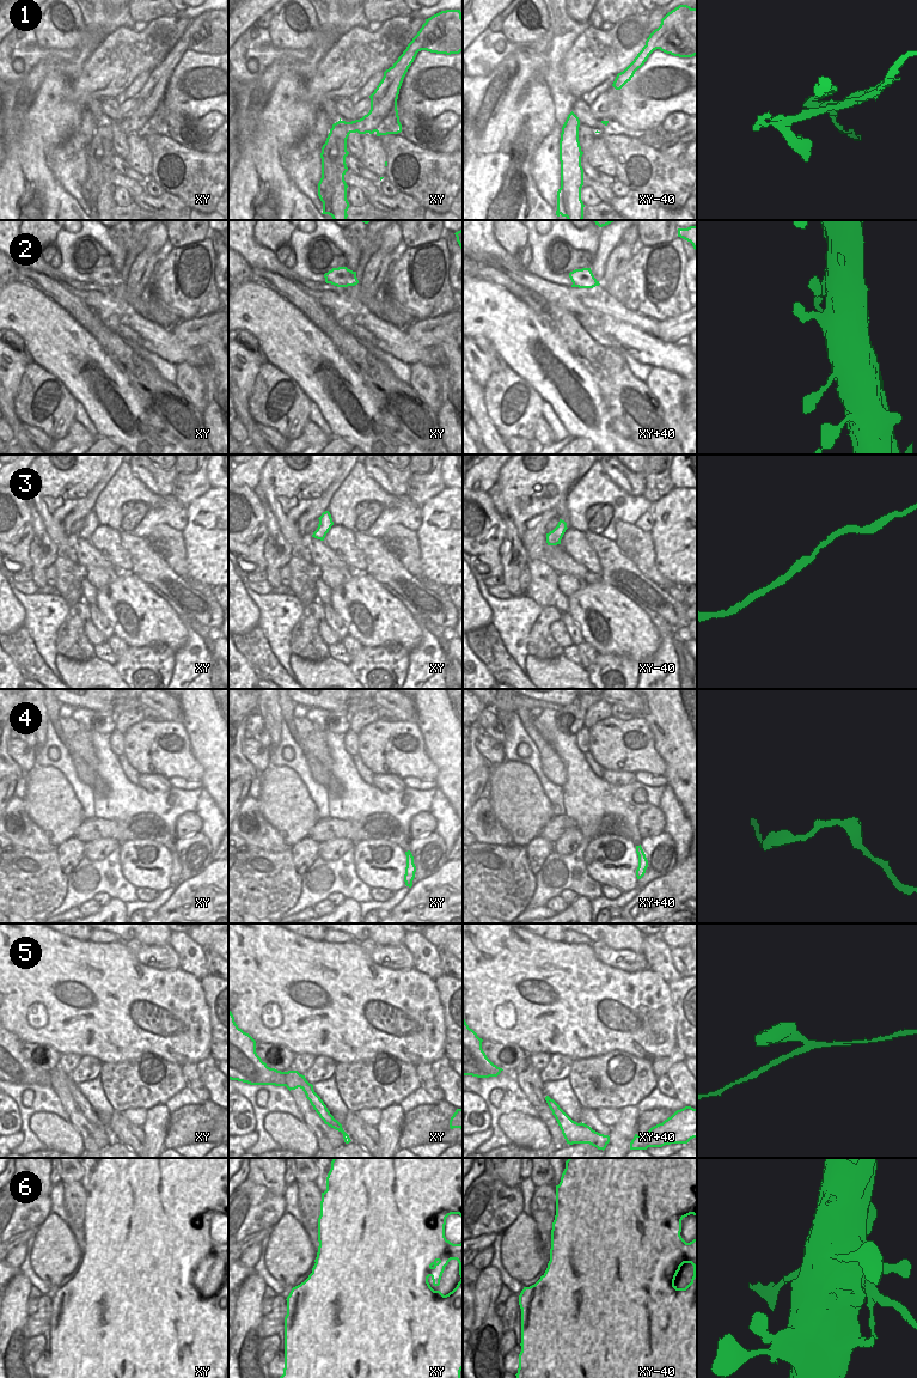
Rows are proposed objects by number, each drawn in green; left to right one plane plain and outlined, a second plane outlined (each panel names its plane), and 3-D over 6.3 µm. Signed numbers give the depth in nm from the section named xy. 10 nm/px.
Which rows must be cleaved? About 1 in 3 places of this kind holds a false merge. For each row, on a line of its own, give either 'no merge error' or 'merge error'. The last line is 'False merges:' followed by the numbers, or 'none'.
1: merge error
2: no merge error
3: no merge error
4: no merge error
5: no merge error
6: merge error
False merges: 1, 6

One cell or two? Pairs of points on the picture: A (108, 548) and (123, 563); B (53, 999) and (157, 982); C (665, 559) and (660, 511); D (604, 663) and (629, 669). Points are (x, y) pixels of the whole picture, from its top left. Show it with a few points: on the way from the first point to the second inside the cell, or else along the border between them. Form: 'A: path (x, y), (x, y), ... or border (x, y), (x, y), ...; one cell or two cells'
A: path (111, 552), (120, 560); one cell
B: path (79, 1010), (127, 1006), (130, 1002); one cell
C: path (665, 547), (664, 523); one cell
D: path (610, 668), (623, 669); one cell

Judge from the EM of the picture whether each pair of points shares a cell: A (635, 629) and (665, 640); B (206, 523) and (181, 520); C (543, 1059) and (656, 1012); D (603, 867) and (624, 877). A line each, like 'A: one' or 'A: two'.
A: two
B: two
C: two
D: one

